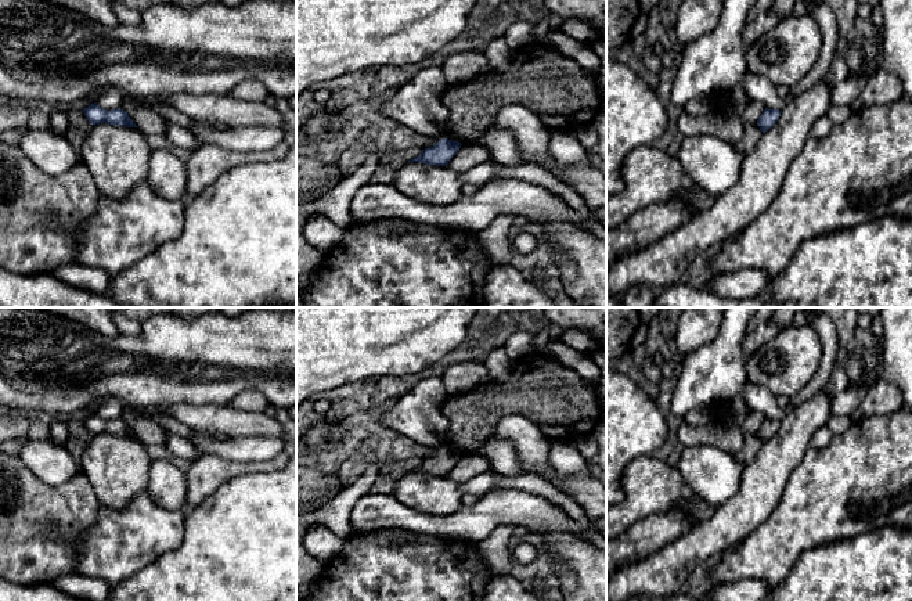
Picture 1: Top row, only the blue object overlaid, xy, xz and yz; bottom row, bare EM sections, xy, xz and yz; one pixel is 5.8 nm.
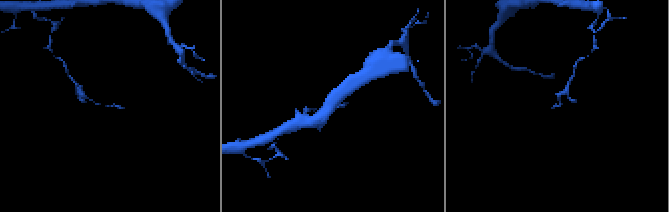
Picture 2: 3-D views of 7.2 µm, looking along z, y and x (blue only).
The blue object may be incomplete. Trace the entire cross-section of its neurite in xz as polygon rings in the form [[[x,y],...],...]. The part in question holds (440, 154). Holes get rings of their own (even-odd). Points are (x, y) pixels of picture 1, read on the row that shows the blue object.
[[[448,138],[439,140],[433,147],[422,150],[421,155],[408,161],[426,165],[447,166],[450,159],[461,148],[461,143]]]

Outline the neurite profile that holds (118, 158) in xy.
[[[109,123],[93,125],[80,148],[80,159],[100,192],[112,199],[122,199],[147,180],[149,155],[141,130]]]

